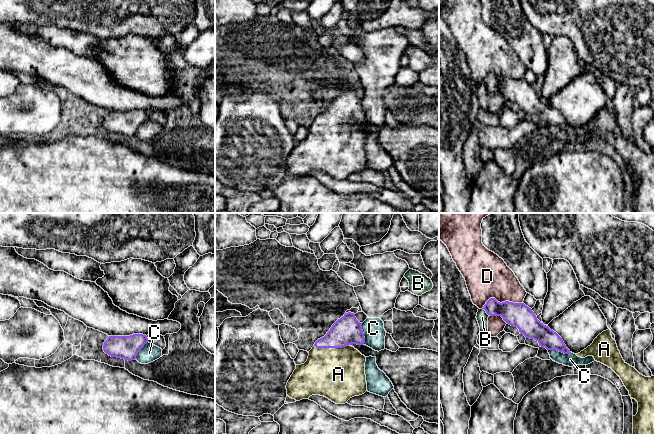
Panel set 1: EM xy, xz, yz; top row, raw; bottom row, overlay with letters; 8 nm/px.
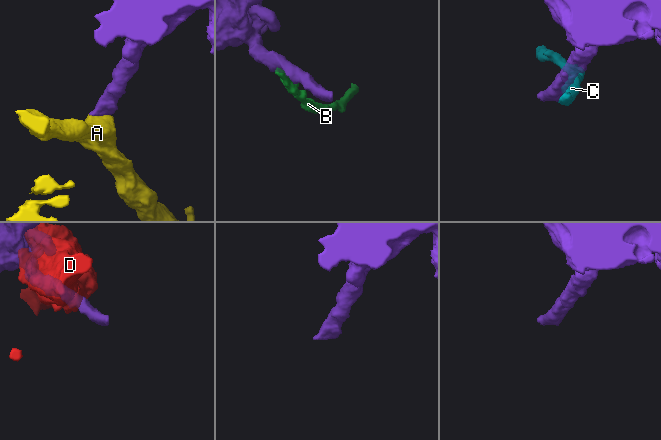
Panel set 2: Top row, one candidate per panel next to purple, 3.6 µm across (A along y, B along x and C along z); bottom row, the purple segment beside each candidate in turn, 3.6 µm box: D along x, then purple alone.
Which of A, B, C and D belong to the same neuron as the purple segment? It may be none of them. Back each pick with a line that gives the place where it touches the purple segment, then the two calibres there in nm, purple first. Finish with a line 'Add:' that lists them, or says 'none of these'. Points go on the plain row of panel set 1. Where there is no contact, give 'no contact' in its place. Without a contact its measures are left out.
A: contact xz (331, 123); calibres 240 and 420 nm
Add: A

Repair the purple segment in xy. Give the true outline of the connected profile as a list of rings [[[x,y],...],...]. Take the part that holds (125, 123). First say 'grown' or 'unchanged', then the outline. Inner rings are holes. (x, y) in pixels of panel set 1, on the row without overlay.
unchanged | [[[143,110],[109,112],[104,118],[103,126],[111,133],[131,137],[136,135],[138,128],[147,118],[148,114]]]

